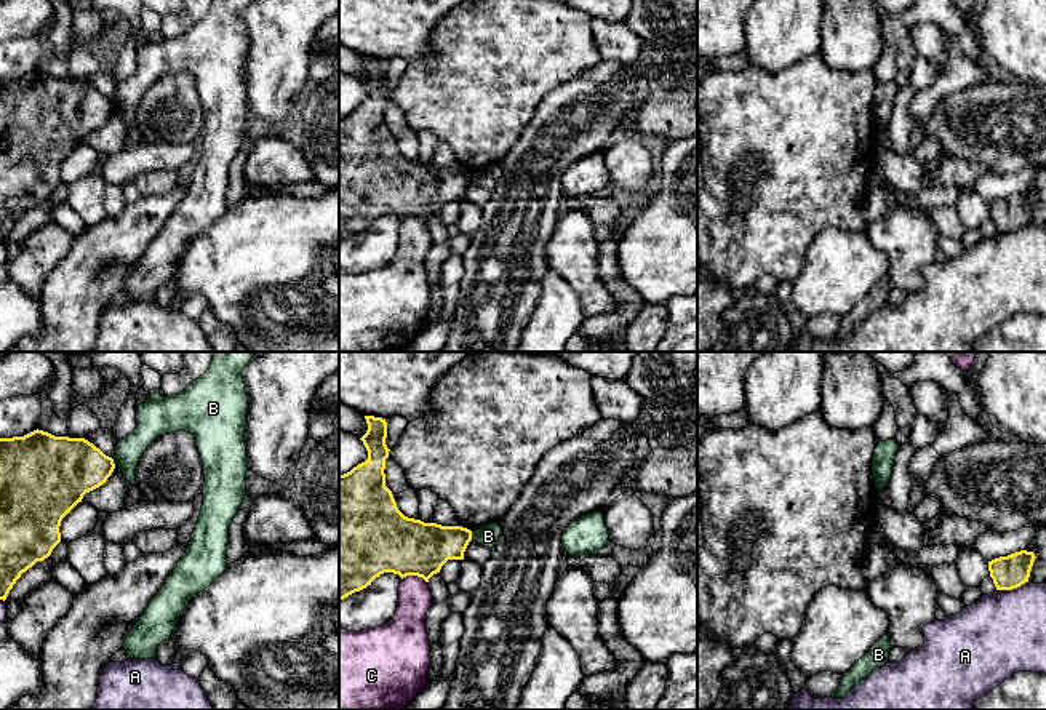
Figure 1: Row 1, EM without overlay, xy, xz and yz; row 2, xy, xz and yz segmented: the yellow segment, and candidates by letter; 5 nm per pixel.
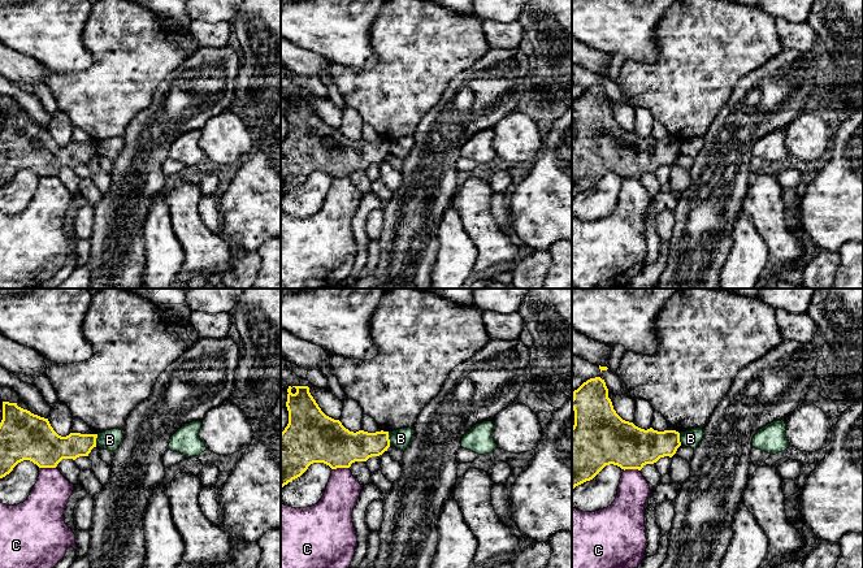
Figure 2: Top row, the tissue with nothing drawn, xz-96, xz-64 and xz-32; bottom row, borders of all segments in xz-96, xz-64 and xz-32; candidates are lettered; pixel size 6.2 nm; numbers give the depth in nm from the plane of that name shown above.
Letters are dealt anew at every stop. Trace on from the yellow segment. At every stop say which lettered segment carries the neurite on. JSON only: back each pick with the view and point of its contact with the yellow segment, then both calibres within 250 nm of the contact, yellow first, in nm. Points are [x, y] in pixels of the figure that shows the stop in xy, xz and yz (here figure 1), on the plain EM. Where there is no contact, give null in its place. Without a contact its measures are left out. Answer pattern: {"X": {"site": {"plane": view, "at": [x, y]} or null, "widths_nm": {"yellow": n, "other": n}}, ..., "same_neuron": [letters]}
{"same_neuron": []}

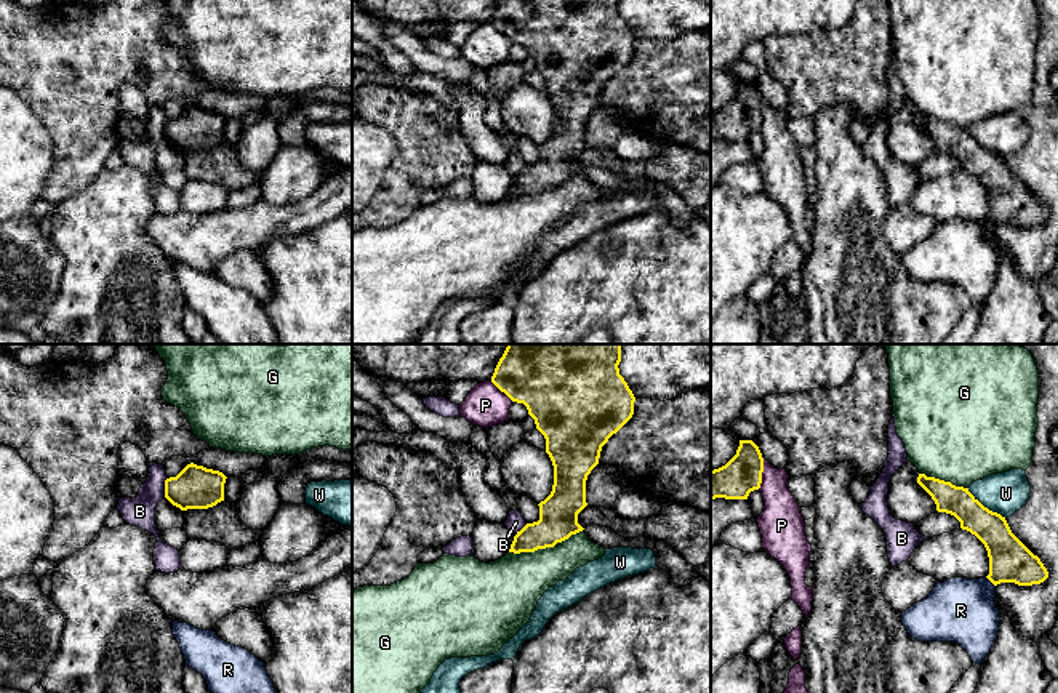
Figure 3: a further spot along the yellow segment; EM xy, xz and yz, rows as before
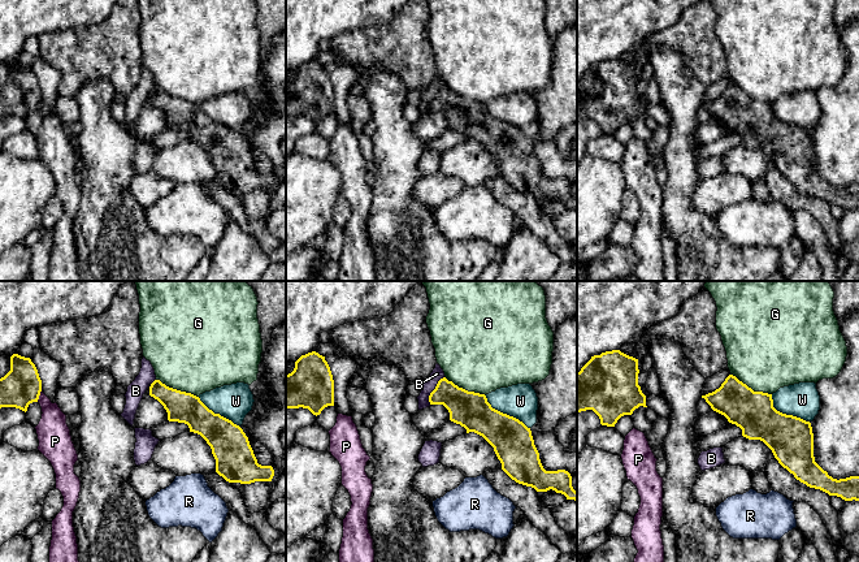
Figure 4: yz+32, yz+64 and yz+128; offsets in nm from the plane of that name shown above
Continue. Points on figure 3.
{"same_neuron": []}

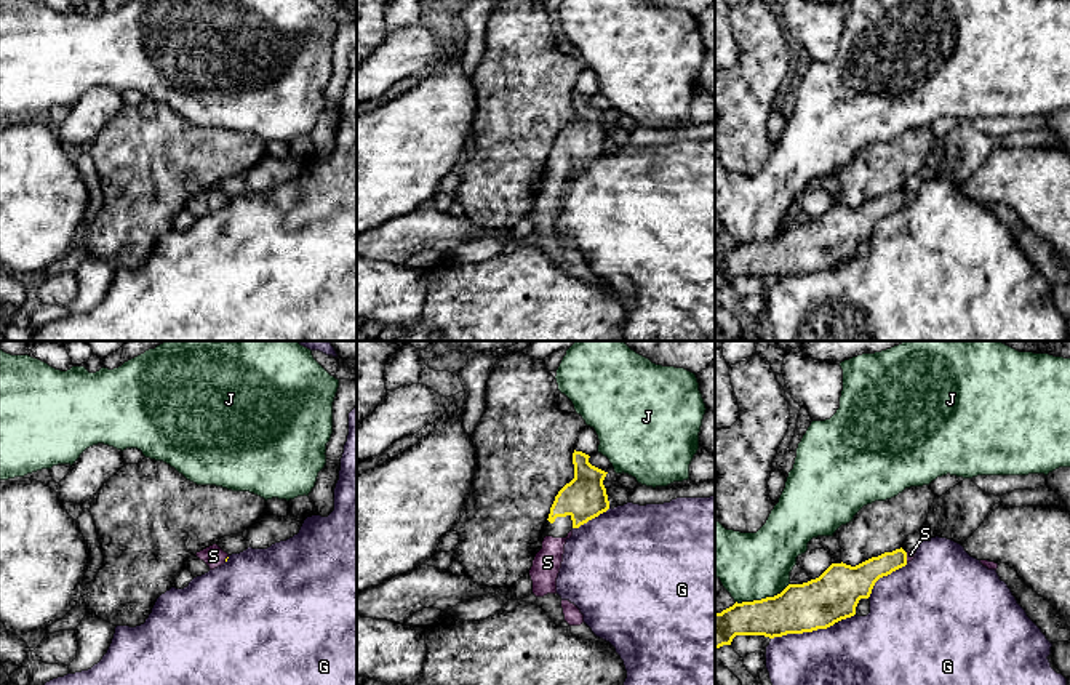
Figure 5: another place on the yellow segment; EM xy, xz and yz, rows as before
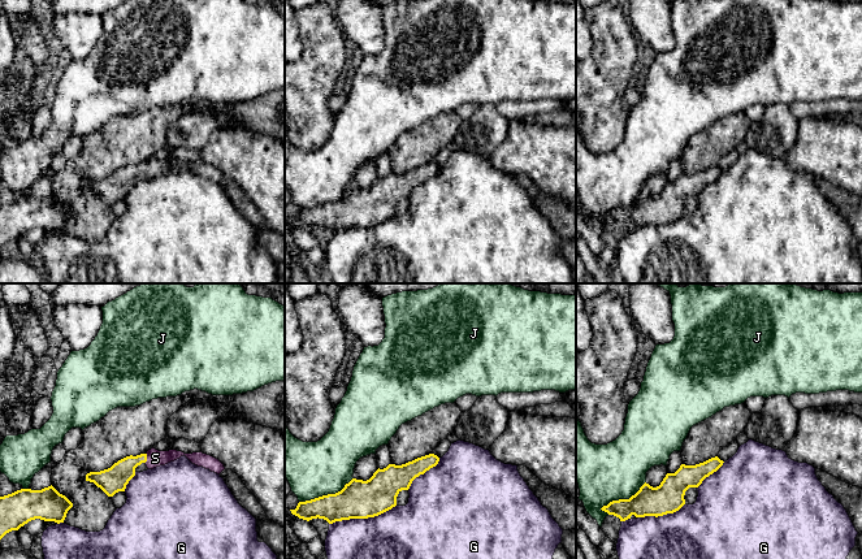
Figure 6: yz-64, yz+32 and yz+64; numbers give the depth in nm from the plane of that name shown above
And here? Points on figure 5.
{"S": {"site": {"plane": "yz", "at": [906, 199]}, "widths_nm": {"yellow": 140, "other": 50}}, "same_neuron": ["S"]}

